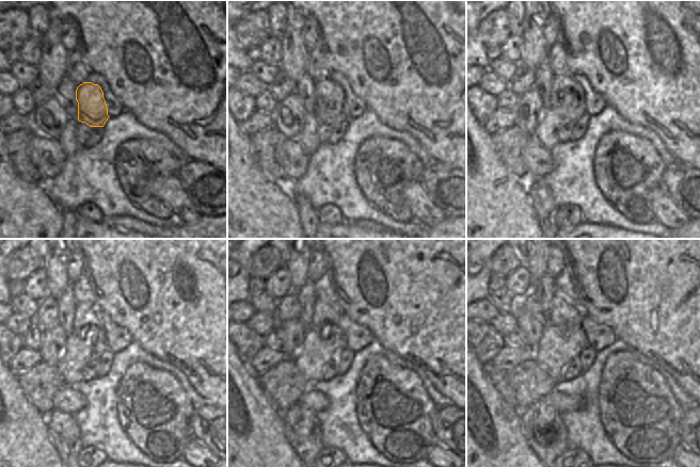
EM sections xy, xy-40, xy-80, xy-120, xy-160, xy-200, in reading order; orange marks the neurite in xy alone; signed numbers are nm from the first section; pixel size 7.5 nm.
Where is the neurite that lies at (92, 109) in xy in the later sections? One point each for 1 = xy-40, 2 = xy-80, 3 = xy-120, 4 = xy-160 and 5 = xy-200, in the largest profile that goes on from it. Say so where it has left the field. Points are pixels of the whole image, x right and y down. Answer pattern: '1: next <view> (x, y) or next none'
1: next xy-40 (331, 109)
2: next xy-80 (568, 99)
3: next xy-120 (88, 325)
4: next xy-160 (325, 316)
5: next xy-200 (562, 311)

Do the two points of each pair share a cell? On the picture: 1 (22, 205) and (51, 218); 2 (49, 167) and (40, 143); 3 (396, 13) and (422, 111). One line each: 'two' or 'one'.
1: one
2: one
3: one

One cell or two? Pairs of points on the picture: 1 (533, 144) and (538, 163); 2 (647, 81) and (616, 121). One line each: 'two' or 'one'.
1: one
2: two

